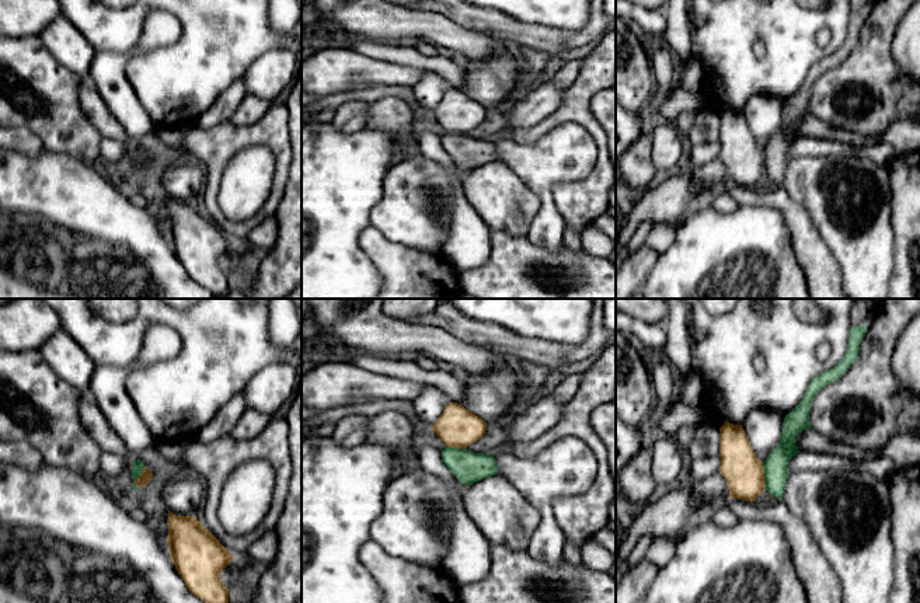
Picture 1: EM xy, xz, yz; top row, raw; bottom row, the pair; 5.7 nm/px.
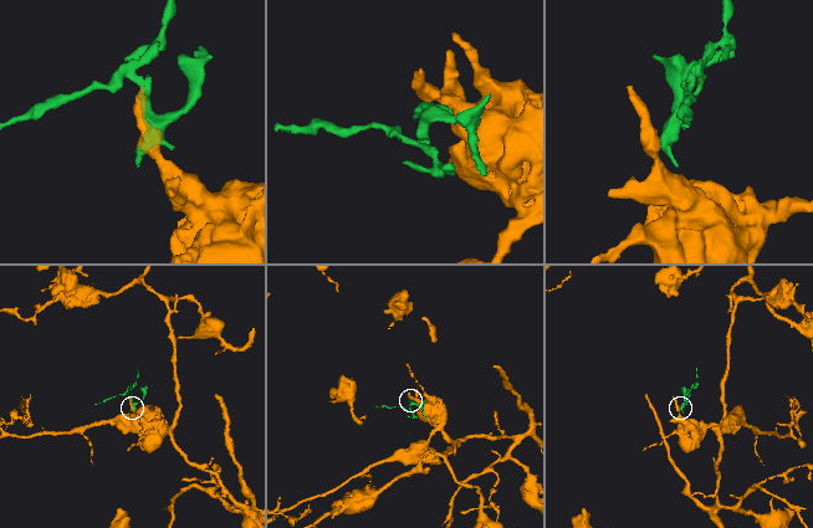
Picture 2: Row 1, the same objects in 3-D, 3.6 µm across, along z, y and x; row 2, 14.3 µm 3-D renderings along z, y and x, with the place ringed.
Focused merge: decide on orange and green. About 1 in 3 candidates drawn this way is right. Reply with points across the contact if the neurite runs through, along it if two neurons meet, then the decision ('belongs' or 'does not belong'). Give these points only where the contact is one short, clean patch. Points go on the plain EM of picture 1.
does not belong

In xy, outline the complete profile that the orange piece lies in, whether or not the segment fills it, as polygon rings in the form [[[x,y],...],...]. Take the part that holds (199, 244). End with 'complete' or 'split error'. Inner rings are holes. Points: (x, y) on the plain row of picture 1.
[[[168,196],[167,210],[170,243],[188,276],[215,299],[224,299],[230,292],[229,275],[220,259],[236,243],[196,203]]]; complete

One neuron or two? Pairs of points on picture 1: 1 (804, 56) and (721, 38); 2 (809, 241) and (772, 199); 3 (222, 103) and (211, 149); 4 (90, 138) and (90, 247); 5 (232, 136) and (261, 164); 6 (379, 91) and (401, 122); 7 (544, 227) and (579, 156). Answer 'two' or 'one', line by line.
1: one
2: one
3: two
4: two
5: two
6: two
7: one

